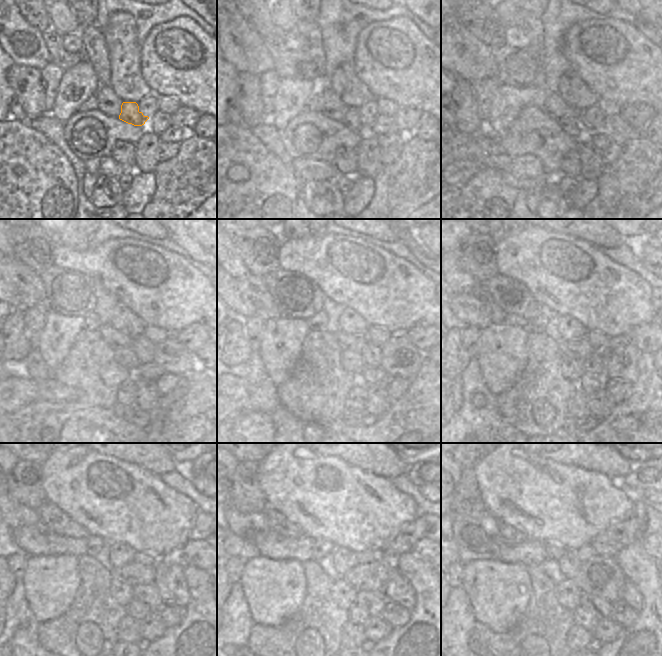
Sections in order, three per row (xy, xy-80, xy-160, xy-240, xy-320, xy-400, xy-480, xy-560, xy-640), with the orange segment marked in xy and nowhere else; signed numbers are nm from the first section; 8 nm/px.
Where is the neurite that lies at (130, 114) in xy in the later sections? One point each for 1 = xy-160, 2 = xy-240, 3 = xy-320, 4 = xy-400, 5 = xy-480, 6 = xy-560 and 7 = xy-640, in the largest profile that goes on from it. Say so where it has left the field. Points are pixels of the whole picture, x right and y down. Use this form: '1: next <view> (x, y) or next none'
1: next xy-160 (579, 126)
2: next xy-240 (145, 349)
3: next xy-320 (371, 354)
4: next xy-400 (593, 364)
5: next xy-480 (148, 594)
6: next xy-560 (374, 602)
7: next xy-640 (600, 608)

